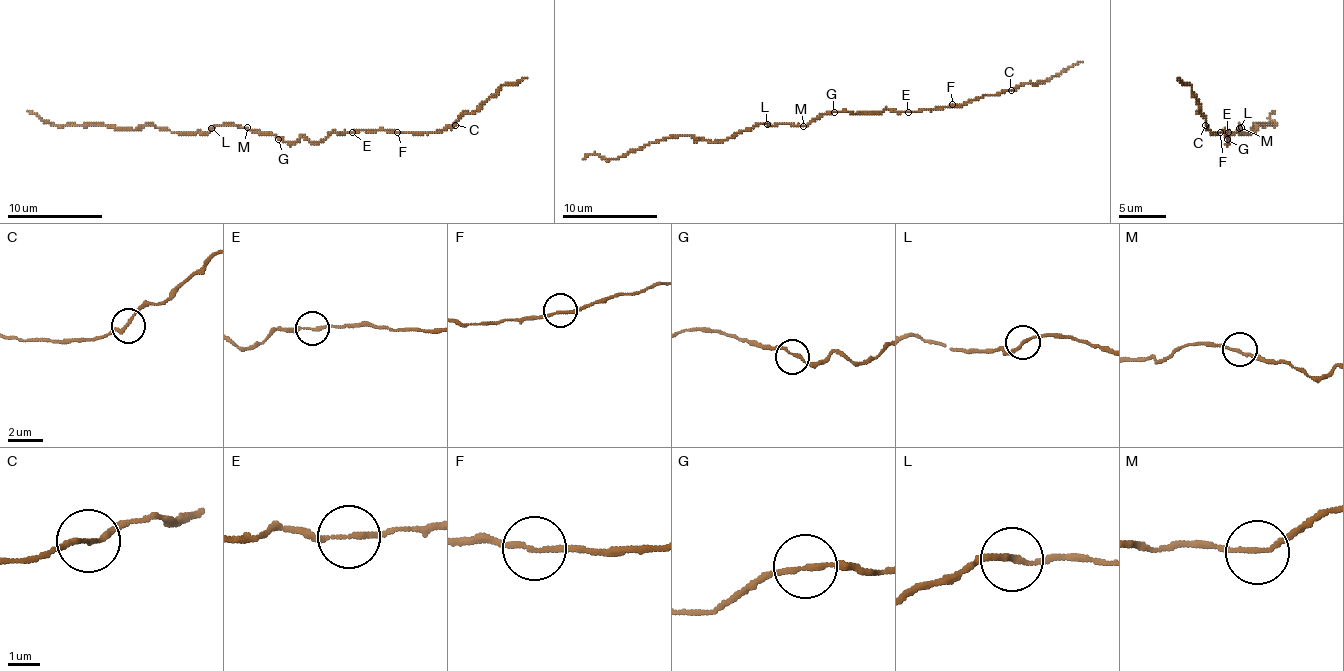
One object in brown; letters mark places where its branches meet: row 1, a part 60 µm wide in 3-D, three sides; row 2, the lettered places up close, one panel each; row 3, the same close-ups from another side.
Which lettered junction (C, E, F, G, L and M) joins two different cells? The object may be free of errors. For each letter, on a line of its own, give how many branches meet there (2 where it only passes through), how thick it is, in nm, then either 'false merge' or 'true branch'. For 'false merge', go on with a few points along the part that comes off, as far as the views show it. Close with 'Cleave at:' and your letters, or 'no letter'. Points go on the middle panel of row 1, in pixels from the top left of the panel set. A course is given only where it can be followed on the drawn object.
C: branches 2; calibre 150 nm; true branch
E: branches 2; calibre 150 nm; true branch
F: branches 2; calibre 160 nm; true branch
G: branches 2; calibre 150 nm; true branch
L: branches 2; calibre 160 nm; true branch
M: branches 2; calibre 140 nm; true branch
Cleave at: no letter

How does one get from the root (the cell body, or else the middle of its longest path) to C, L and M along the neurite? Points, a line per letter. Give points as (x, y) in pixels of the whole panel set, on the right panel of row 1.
C: (1227, 137), (1227, 130), (1210, 132), (1206, 125)
L: (1227, 137), (1241, 130), (1241, 125), (1239, 127)
M: (1227, 137), (1241, 127)

